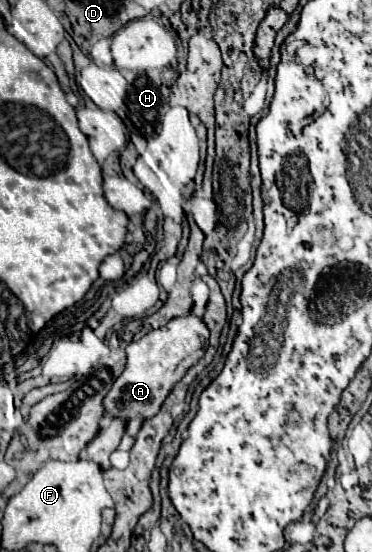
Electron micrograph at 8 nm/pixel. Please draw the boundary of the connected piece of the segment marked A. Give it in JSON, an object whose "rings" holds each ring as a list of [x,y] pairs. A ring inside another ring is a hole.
{"rings":[[[197,315],[175,317],[167,325],[149,331],[139,341],[129,343],[125,349],[127,367],[117,377],[111,391],[103,399],[105,409],[115,409],[115,415],[123,417],[125,421],[139,415],[143,419],[157,415],[173,385],[187,373],[189,367],[193,367],[205,355],[207,345],[209,345],[209,329],[205,327],[205,321]]]}

